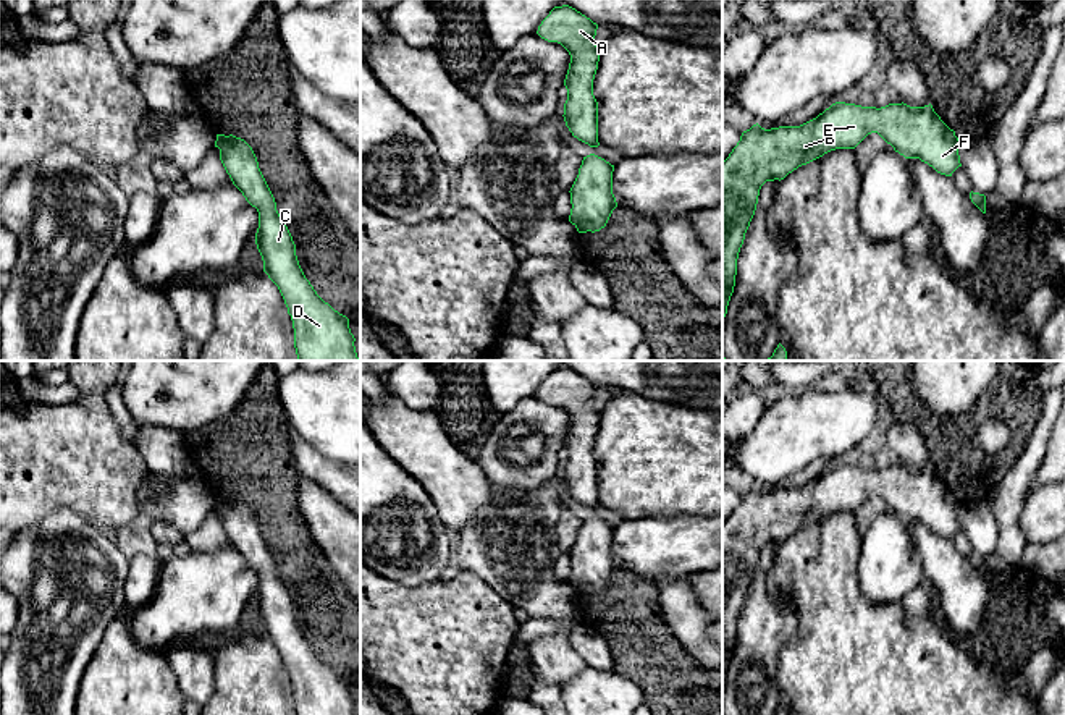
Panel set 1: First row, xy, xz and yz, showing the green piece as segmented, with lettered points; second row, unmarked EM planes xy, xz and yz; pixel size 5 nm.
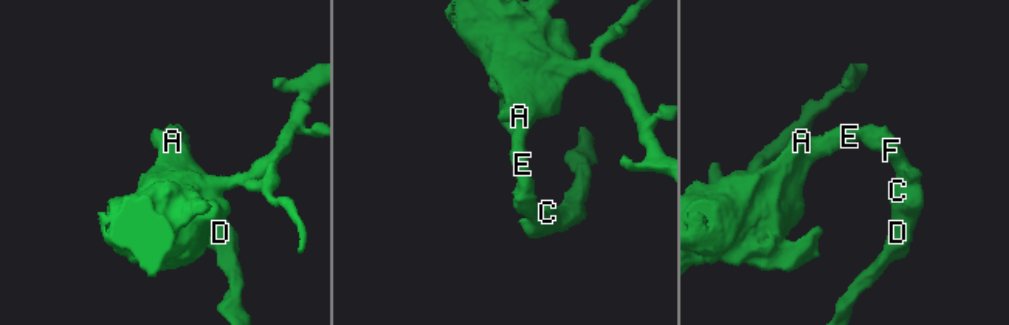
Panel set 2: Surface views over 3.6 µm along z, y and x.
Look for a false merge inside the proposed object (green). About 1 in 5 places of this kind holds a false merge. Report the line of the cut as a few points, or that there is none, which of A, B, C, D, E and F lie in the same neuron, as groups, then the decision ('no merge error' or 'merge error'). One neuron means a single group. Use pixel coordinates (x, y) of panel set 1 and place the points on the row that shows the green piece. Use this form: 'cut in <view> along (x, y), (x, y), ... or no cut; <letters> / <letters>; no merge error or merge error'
no cut; A B C D E F; no merge error

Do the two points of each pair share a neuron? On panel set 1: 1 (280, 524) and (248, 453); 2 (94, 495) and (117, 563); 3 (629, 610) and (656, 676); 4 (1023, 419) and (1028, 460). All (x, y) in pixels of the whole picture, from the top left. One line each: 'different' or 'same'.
1: same
2: different
3: same
4: different

